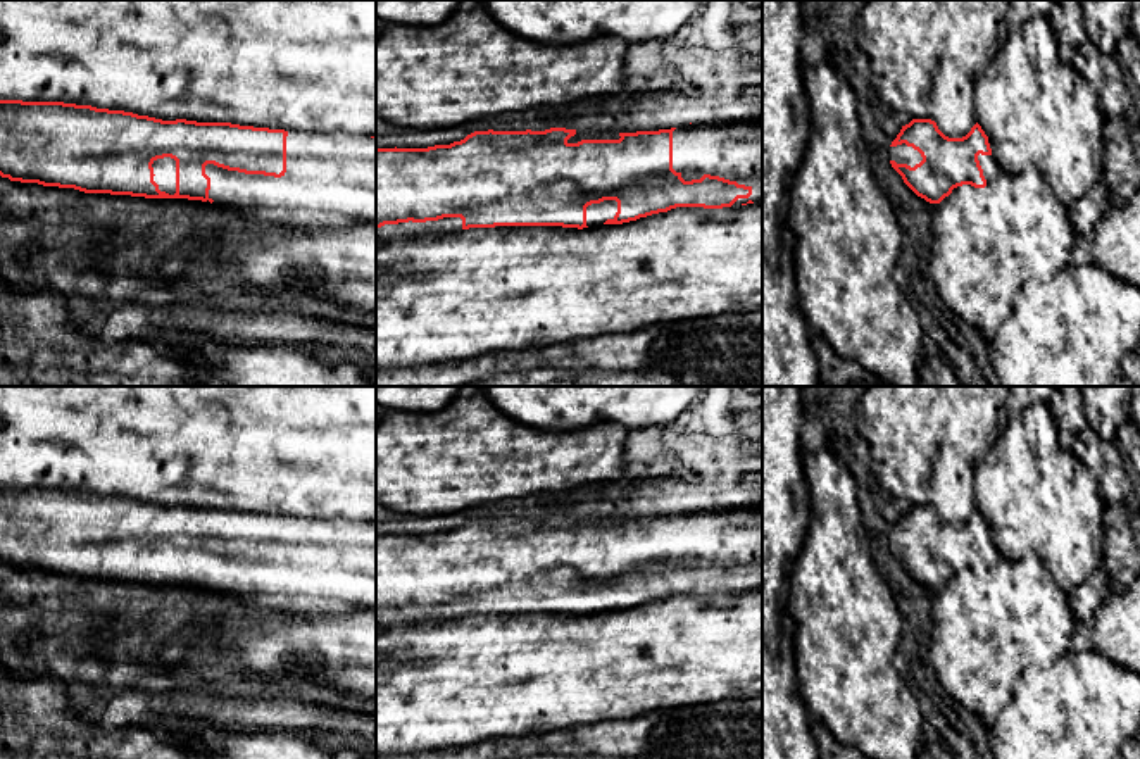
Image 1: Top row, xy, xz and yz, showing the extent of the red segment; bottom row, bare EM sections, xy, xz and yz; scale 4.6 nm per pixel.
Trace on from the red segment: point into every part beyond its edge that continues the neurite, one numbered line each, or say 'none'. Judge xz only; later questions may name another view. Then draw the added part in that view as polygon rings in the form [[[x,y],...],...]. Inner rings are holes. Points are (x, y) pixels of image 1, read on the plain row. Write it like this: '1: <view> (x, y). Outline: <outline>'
1: xz (580, 521). Outline: [[[576,518],[574,523],[567,526],[567,530],[578,530],[581,526],[619,526],[619,519],[585,519],[585,518]]]

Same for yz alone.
1: yz (902, 540). Outline: [[[905,530],[888,535],[890,547],[914,554],[923,547],[921,540]]]

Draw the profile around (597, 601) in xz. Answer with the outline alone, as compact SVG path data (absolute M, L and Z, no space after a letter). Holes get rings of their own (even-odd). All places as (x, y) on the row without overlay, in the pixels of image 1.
M616 586L592 590L586 593L586 612L588 614L602 612L607 605L614 605L616 599L617 599Z

